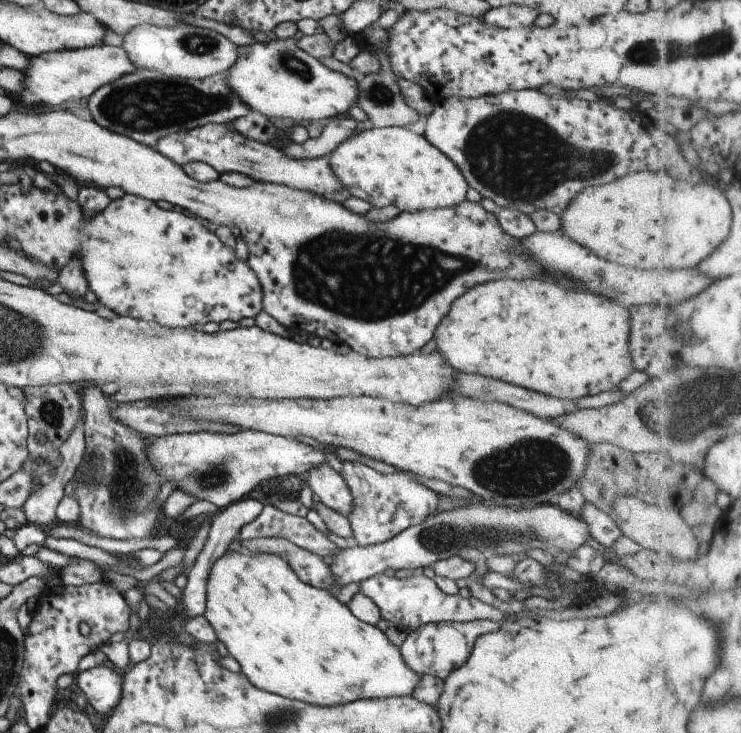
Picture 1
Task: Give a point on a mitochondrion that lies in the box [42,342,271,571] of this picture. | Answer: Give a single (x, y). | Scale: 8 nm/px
(129, 488)

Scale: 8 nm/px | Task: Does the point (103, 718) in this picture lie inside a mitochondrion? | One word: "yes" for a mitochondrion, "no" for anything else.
no

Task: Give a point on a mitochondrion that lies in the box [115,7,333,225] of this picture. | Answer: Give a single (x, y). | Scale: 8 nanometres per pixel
(205, 46)

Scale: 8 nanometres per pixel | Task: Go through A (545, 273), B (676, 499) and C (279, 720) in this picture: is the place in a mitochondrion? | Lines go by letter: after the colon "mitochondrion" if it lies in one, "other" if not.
A: other
B: other
C: mitochondrion

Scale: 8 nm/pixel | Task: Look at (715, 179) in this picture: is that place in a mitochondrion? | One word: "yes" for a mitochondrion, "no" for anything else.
no

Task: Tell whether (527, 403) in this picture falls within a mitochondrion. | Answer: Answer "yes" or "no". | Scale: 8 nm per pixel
no

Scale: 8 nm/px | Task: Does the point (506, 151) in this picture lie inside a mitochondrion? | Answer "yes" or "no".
yes

